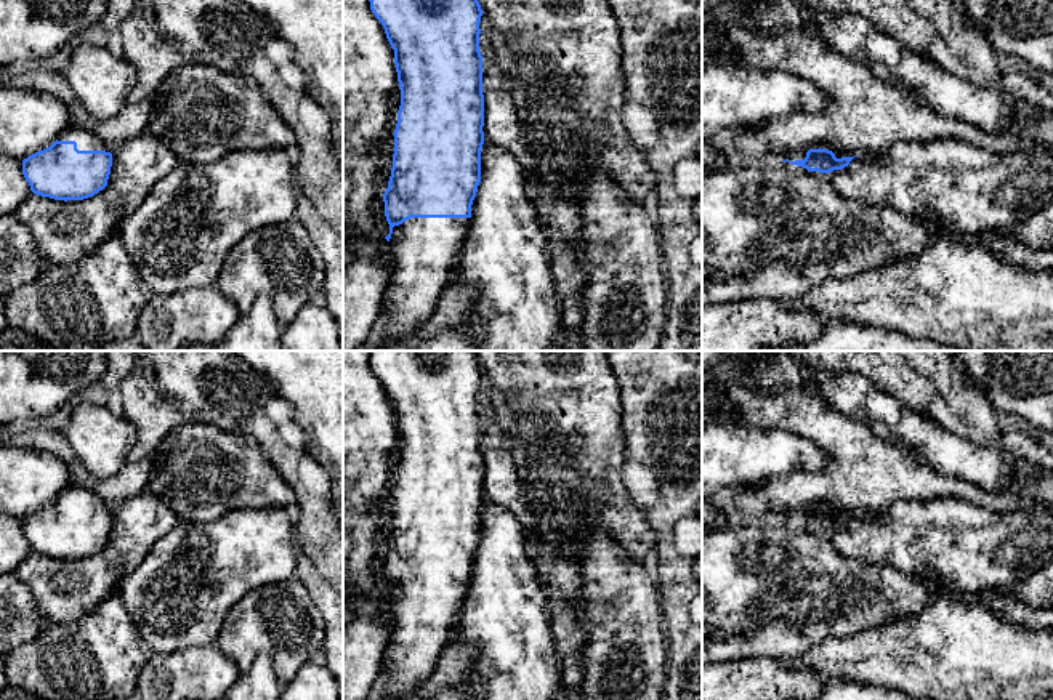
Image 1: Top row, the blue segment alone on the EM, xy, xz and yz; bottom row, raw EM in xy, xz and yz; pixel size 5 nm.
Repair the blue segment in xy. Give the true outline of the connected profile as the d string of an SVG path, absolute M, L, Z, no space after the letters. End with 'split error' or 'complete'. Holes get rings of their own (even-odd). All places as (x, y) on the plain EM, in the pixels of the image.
M67 485L56 500L22 519L30 549L54 559L83 559L107 545L111 506L93 490Z; split error

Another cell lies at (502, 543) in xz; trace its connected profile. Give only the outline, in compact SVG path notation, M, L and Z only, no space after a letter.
M484 501L471 585L455 626L474 646L476 662L471 674L457 687L473 700L555 700L564 684L548 618L547 597L526 548L519 511Z

